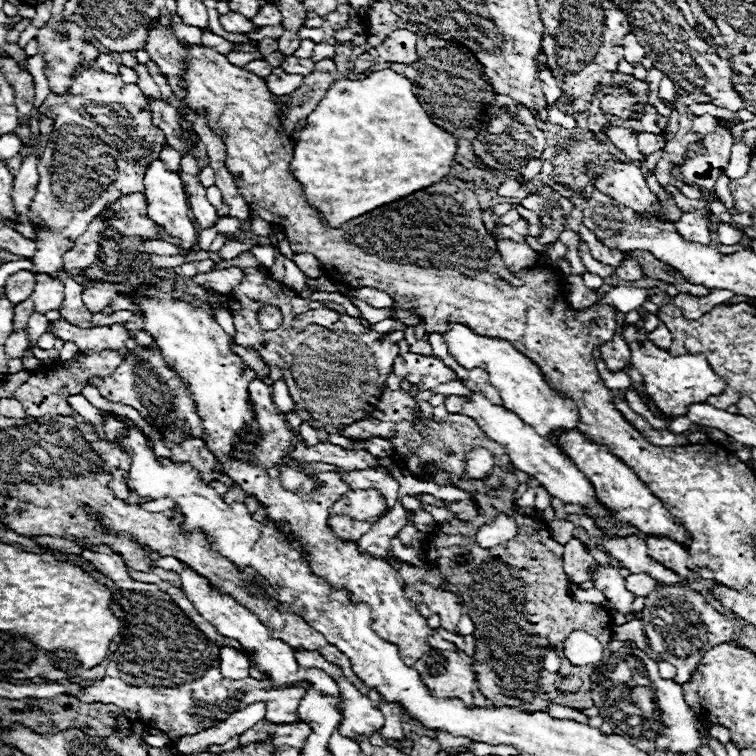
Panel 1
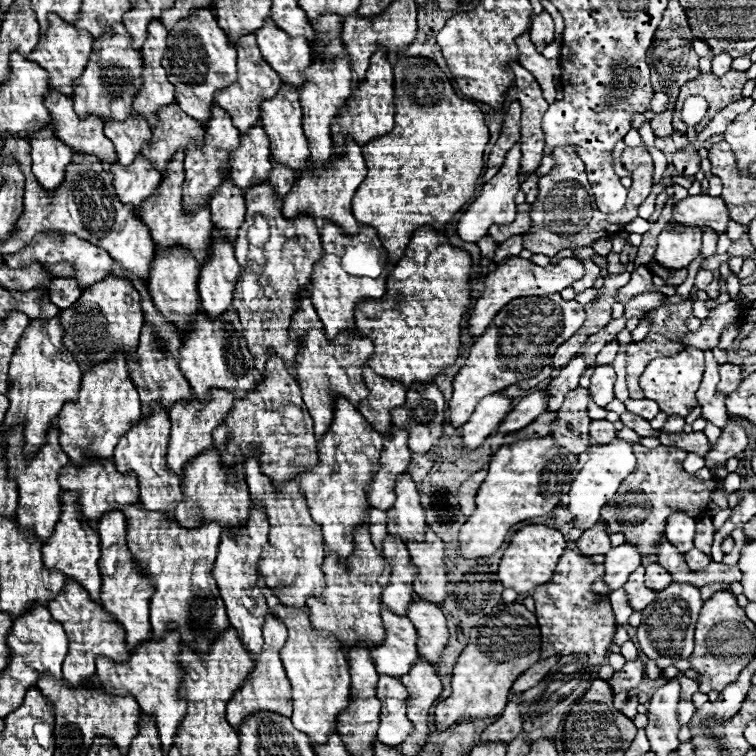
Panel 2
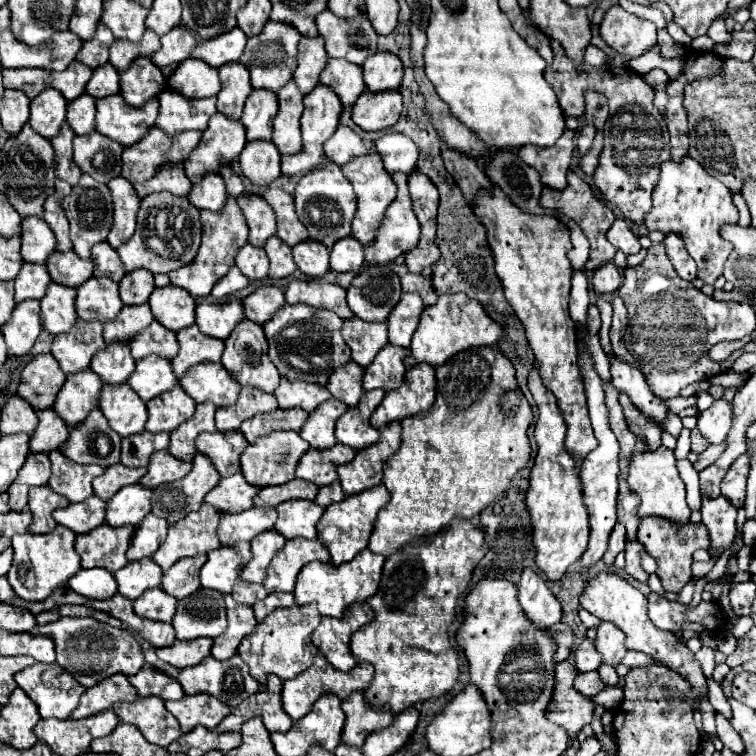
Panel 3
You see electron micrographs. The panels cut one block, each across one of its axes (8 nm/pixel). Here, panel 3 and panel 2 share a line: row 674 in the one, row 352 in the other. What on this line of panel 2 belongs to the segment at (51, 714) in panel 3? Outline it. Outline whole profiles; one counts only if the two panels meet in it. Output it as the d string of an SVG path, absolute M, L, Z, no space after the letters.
M54 316L52 320L34 320L24 330L24 336L18 342L18 348L12 356L10 364L10 390L8 400L10 408L6 412L6 426L24 424L24 452L30 456L44 444L46 432L50 430L52 422L58 418L64 402L76 400L78 388L82 380L82 370L72 358L72 352L64 348L64 330L60 328L60 318Z

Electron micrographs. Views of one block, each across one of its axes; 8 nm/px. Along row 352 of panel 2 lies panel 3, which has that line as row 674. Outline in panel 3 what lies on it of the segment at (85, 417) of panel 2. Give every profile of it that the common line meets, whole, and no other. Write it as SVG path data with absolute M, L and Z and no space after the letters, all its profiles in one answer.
M108 676L108 680L102 680L100 684L88 688L82 698L80 704L76 706L76 710L70 714L72 718L88 718L96 712L108 710L114 702L122 702L128 700L132 702L136 698L136 688L132 688L132 684L128 682L126 676Z

